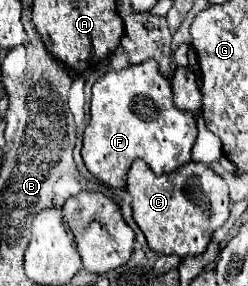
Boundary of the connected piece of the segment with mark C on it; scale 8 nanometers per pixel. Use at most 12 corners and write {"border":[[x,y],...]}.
{"border":[[200,162],[128,172],[148,246],[202,254],[230,214],[228,184]]}

